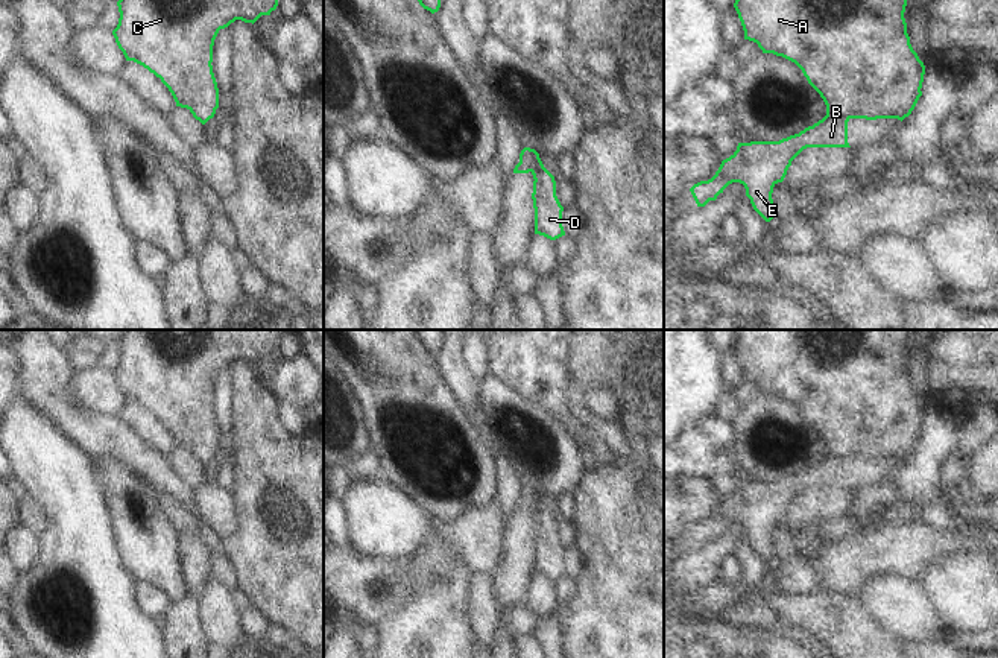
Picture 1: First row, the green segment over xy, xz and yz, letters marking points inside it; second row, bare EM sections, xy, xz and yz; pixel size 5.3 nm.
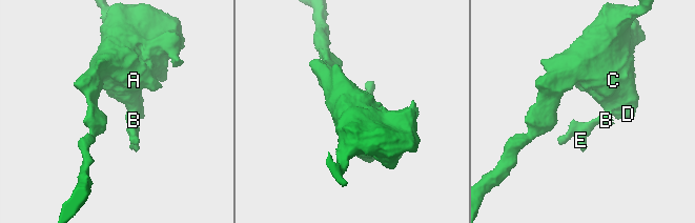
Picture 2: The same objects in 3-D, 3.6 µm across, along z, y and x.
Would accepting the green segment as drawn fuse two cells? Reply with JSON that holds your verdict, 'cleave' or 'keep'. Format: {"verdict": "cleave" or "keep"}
{"verdict": "cleave"}

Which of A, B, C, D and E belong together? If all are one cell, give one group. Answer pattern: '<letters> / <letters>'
A C D / B E

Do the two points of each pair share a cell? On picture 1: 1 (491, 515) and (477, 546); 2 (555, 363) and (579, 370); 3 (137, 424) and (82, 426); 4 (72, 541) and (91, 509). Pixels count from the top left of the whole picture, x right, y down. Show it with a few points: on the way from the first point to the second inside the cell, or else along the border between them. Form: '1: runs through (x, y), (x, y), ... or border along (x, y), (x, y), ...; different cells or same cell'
1: runs through (486, 523), (477, 532), (477, 538); same cell
2: border along (567, 345), (567, 377), (570, 380); different cells
3: border along (117, 415), (129, 429), (154, 447); different cells
4: runs through (78, 534), (78, 523), (84, 517); same cell

